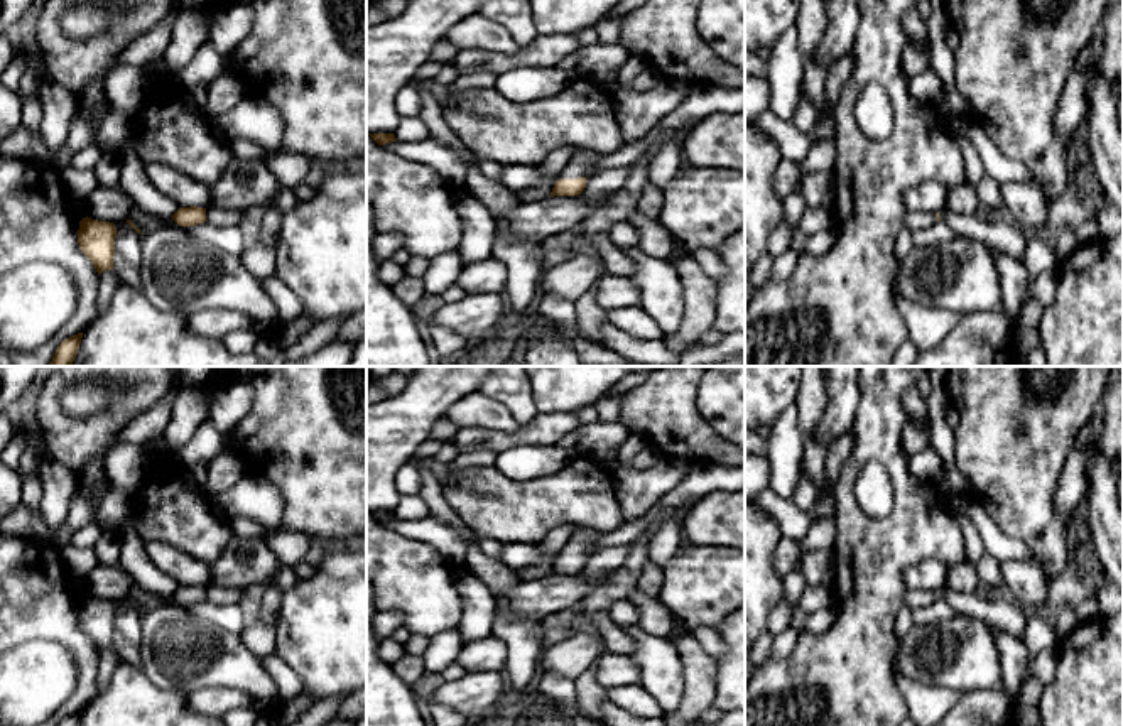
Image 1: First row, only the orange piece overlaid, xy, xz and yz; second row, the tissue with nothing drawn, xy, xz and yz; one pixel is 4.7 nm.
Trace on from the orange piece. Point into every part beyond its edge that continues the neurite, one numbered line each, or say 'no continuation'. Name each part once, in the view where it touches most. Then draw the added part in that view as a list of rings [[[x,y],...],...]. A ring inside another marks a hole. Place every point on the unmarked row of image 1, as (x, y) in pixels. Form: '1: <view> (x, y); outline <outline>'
1: xz (580, 544); outline [[[584,527],[579,528],[578,534],[572,534],[569,542],[562,547],[559,552],[561,557],[578,557],[578,555],[586,555],[589,557],[594,550],[593,542],[605,532]]]

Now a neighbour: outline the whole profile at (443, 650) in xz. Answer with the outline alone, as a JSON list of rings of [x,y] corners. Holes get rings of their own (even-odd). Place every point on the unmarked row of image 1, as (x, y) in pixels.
[[[458,628],[431,637],[429,647],[422,655],[426,672],[442,674],[451,664],[456,662],[463,645],[464,643]]]

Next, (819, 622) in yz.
[[[834,606],[819,610],[806,618],[806,625],[802,628],[804,633],[822,635],[836,623],[838,613]]]

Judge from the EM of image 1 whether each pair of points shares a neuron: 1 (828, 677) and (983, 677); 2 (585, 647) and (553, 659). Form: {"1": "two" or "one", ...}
{"1": "two", "2": "one"}

